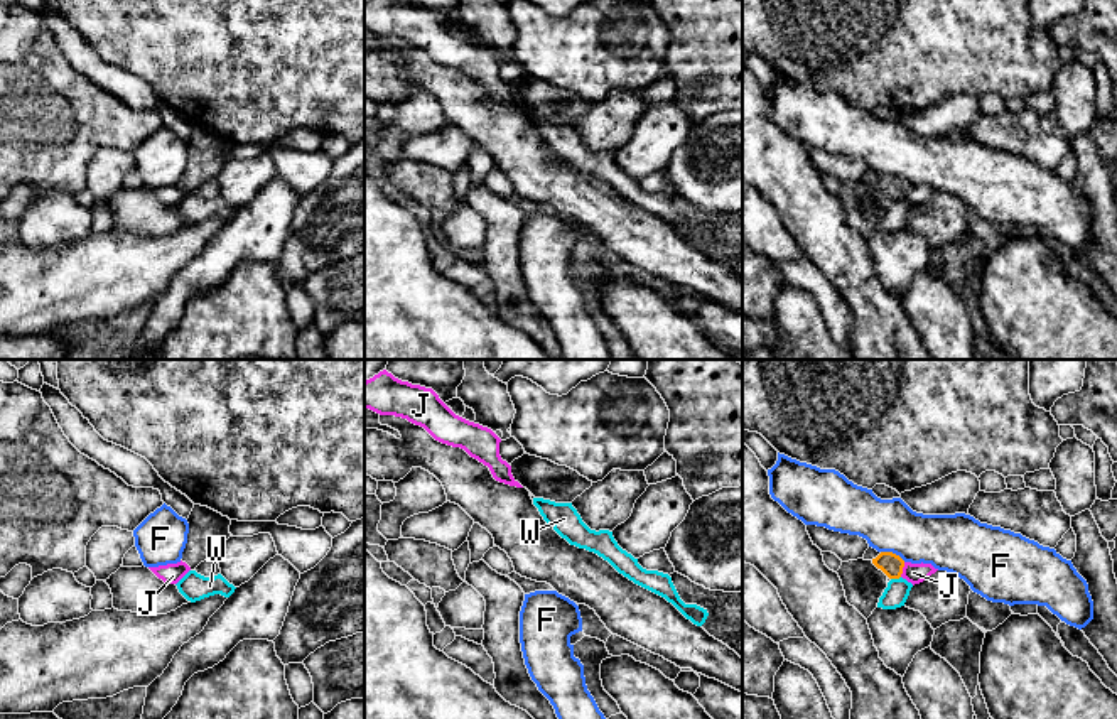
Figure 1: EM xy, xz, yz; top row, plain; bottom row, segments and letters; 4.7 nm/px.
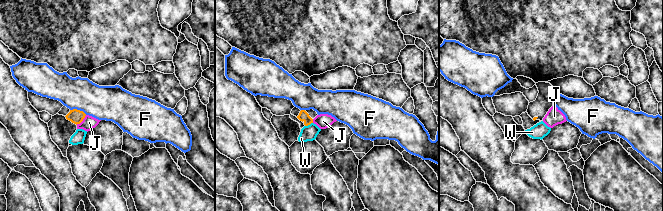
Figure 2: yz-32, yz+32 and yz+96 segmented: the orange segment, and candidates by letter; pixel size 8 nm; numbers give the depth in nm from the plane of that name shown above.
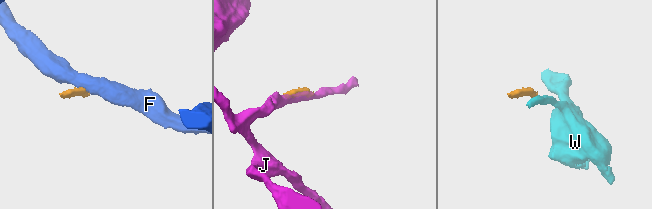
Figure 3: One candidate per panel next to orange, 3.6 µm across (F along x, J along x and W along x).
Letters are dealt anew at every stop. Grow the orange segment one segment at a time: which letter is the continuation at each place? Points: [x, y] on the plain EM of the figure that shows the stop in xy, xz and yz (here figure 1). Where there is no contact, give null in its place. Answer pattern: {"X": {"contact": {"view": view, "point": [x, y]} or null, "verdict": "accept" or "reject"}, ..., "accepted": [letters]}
{"F": {"contact": {"view": "yz", "point": [891, 174]}, "verdict": "reject"}, "J": {"contact": {"view": "yz", "point": [901, 191]}, "verdict": "reject"}, "W": {"contact": {"view": "yz", "point": [895, 200]}, "verdict": "reject"}, "accepted": []}

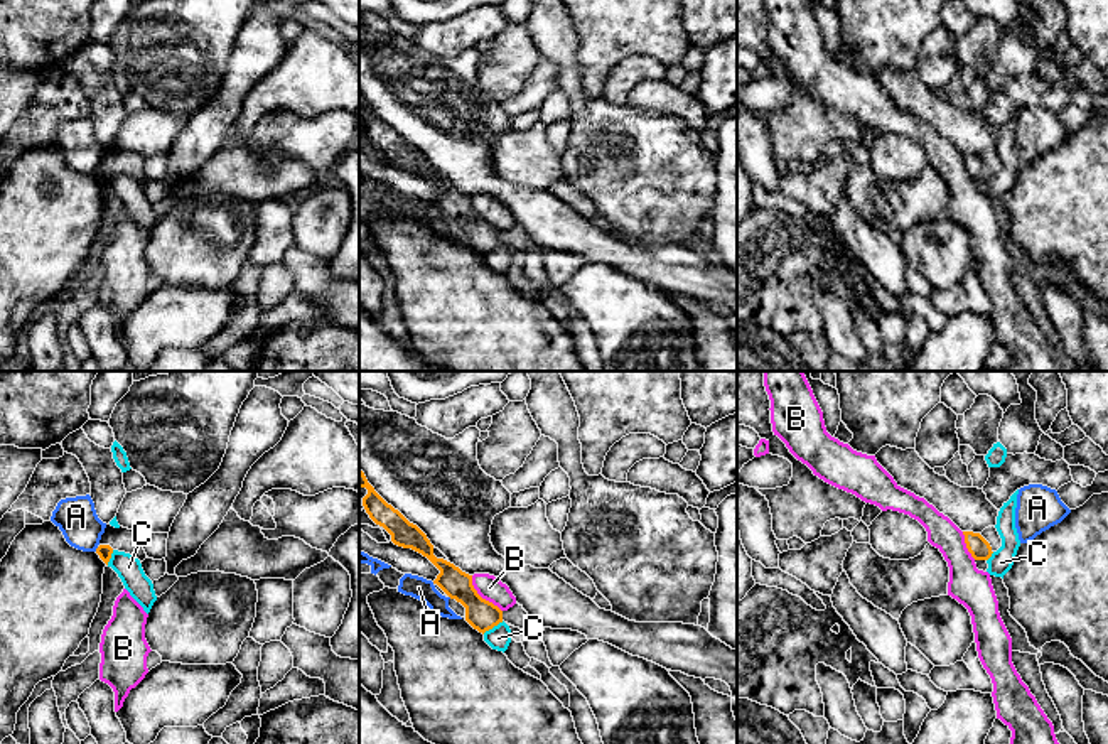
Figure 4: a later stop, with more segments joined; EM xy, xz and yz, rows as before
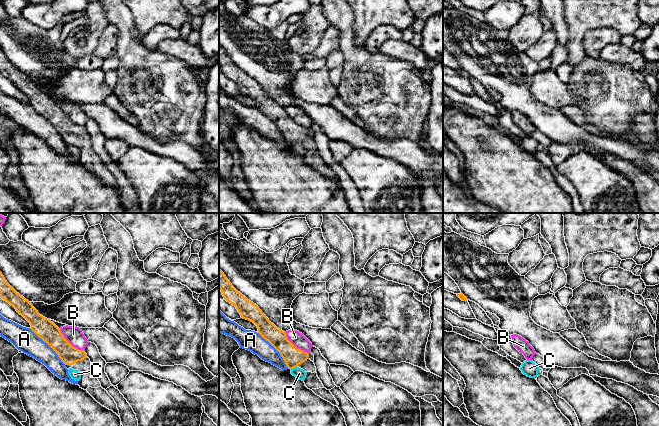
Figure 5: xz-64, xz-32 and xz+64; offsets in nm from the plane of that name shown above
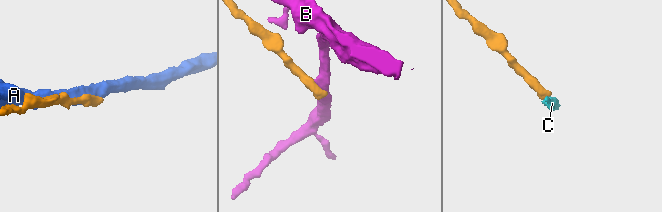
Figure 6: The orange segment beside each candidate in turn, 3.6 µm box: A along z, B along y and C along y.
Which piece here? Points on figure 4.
{"A": {"contact": {"view": "xy", "point": [96, 171]}, "verdict": "reject"}, "B": {"contact": {"view": "xz", "point": [479, 218]}, "verdict": "reject"}, "C": {"contact": {"view": "xz", "point": [493, 248]}, "verdict": "reject"}, "accepted": []}

